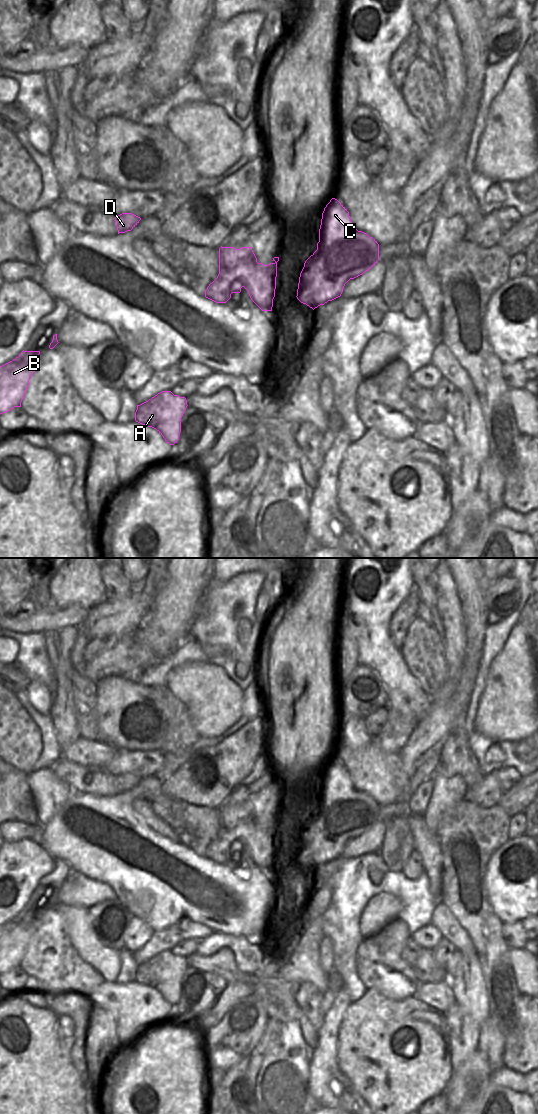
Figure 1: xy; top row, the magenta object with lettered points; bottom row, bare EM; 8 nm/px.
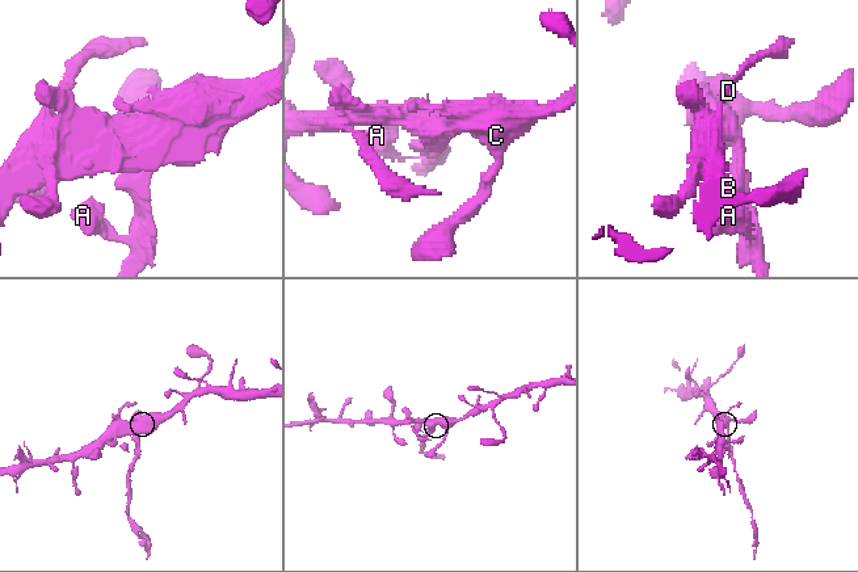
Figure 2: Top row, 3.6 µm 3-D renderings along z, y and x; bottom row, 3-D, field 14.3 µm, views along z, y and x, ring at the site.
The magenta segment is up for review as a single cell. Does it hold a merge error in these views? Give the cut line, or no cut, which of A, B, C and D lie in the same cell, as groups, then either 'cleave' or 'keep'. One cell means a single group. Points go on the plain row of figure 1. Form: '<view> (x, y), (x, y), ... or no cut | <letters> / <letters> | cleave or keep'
xy (248, 850), (252, 852), (253, 859), (259, 866) | A / B C D | cleave

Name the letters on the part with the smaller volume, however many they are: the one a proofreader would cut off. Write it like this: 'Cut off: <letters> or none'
Cut off: A

